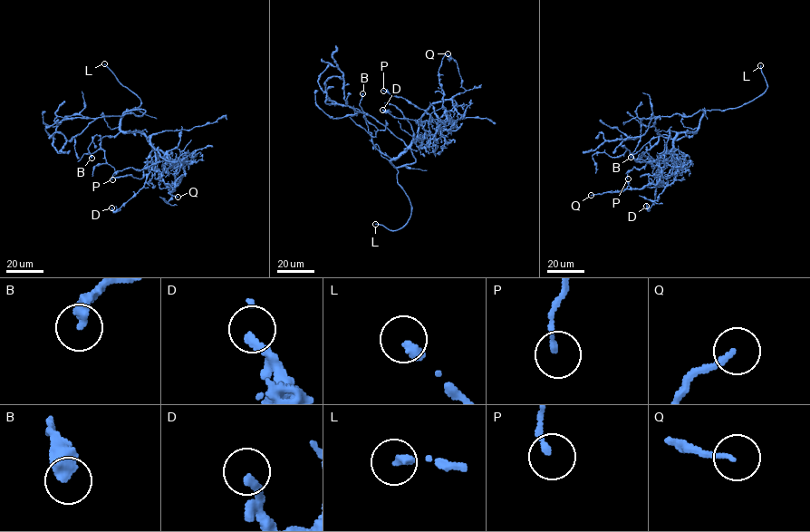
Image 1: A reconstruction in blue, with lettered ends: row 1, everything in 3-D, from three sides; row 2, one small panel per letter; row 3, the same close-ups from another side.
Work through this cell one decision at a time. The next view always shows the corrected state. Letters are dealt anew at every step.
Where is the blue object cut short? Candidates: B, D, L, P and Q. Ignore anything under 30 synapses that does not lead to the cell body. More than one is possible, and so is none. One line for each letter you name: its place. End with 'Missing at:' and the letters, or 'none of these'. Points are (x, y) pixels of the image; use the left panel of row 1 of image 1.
L: Place: (104, 63)
Missing at: L

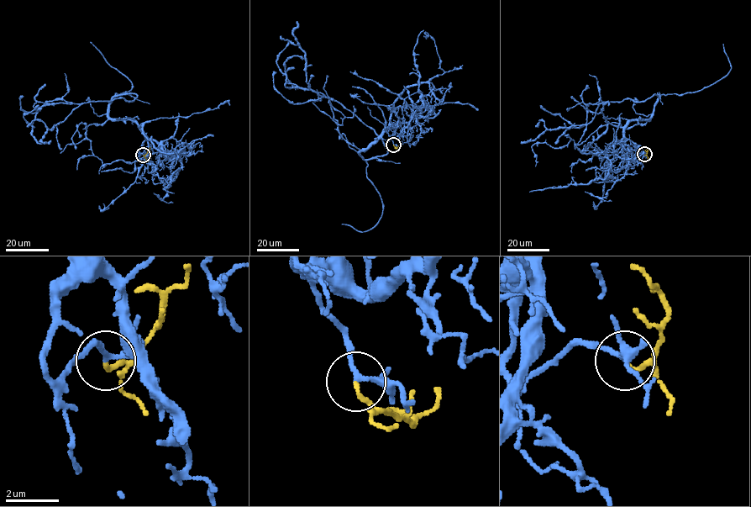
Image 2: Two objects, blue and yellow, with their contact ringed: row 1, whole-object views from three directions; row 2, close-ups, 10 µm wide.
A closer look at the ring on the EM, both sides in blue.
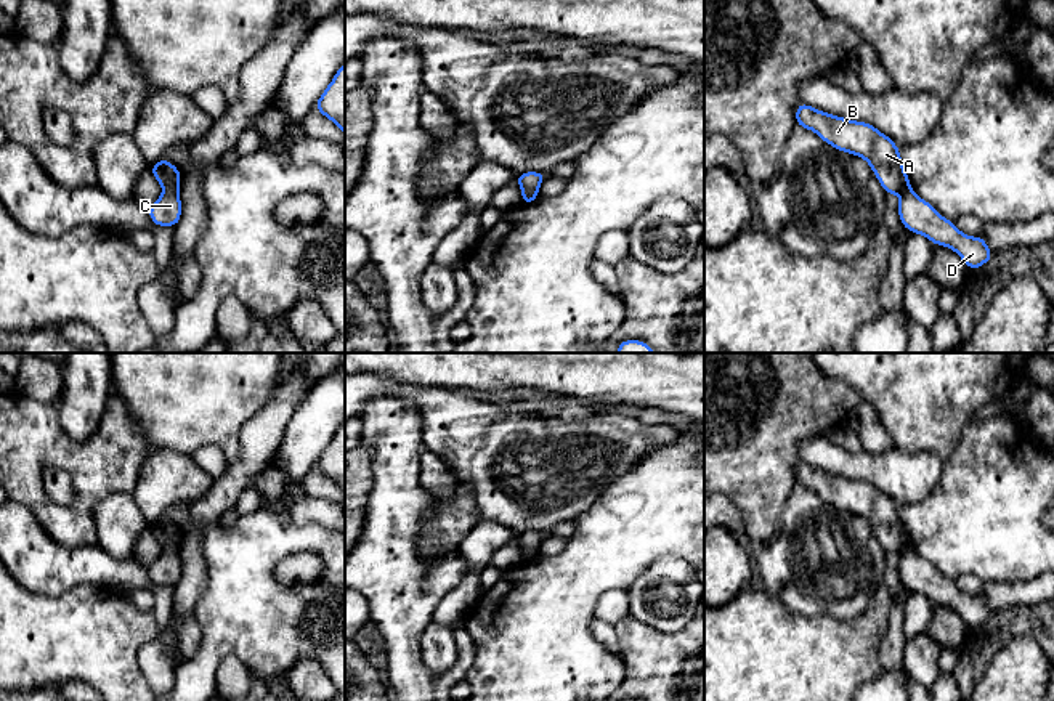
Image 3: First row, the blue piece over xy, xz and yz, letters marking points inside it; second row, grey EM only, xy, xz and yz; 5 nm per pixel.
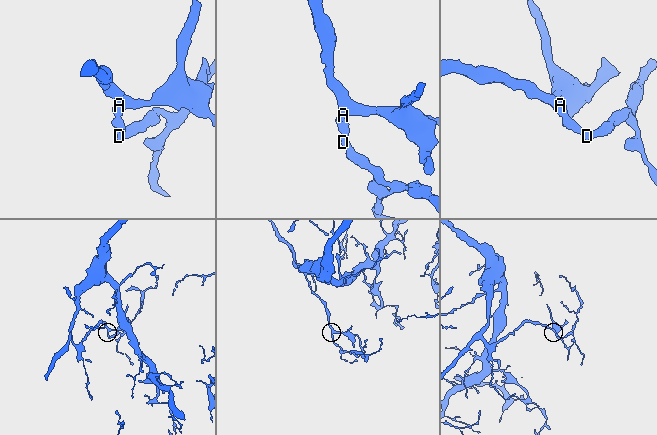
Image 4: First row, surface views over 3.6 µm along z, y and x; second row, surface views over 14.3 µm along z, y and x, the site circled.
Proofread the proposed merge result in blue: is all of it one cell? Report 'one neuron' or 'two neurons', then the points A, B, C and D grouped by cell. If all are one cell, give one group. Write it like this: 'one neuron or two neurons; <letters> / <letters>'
two neurons; A B / C D

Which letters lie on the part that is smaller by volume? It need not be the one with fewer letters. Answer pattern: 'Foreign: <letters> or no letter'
Foreign: C, D

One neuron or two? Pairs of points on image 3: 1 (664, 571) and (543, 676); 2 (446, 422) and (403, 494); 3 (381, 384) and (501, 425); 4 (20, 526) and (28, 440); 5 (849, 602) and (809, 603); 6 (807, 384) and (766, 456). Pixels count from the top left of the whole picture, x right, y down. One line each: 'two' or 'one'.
1: two
2: two
3: one
4: two
5: one
6: one

